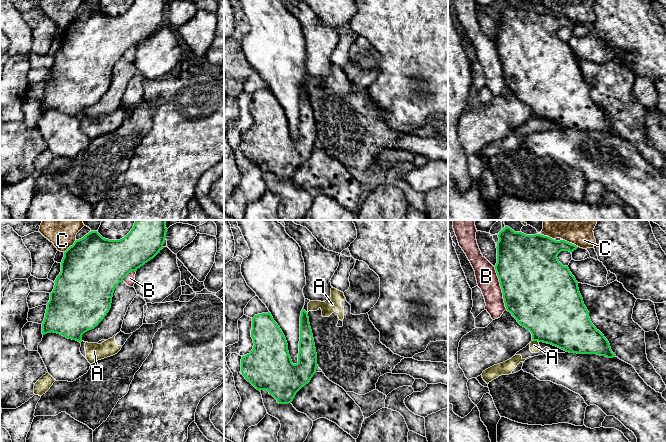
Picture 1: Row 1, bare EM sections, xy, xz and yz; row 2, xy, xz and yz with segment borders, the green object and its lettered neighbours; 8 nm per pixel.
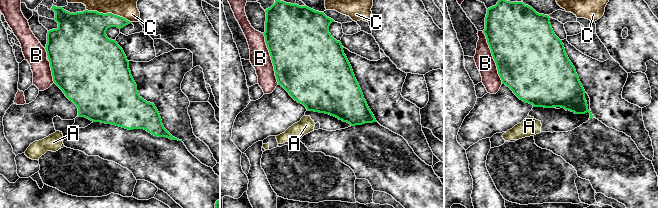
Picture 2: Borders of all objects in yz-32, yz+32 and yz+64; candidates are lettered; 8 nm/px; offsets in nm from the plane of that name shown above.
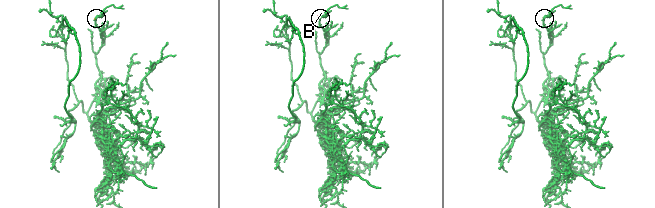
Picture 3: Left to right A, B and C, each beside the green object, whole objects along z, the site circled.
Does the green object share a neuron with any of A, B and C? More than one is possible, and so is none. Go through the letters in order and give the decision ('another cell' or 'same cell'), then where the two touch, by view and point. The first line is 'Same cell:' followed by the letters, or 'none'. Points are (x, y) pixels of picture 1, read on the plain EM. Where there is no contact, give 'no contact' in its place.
Same cell: none
A: another cell; contact yz (535, 116)
B: another cell; contact yz (501, 64)
C: another cell; contact xy (70, 22)

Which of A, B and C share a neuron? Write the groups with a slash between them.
A / B / C

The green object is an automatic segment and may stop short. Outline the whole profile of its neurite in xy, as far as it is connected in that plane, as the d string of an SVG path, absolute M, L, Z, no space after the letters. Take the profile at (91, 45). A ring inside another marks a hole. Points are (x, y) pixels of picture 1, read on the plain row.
M134 0L131 7L120 16L103 14L97 7L91 7L76 16L65 28L61 38L61 48L55 56L50 76L47 79L42 110L57 109L68 115L82 118L82 111L94 105L111 84L112 73L117 61L132 47L153 35L163 24L166 15L166 0Z

